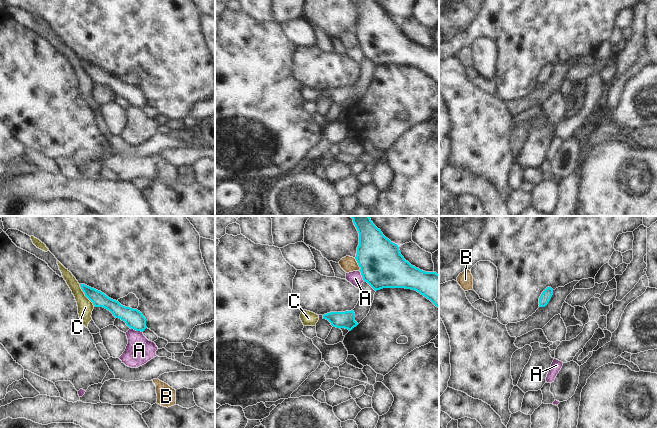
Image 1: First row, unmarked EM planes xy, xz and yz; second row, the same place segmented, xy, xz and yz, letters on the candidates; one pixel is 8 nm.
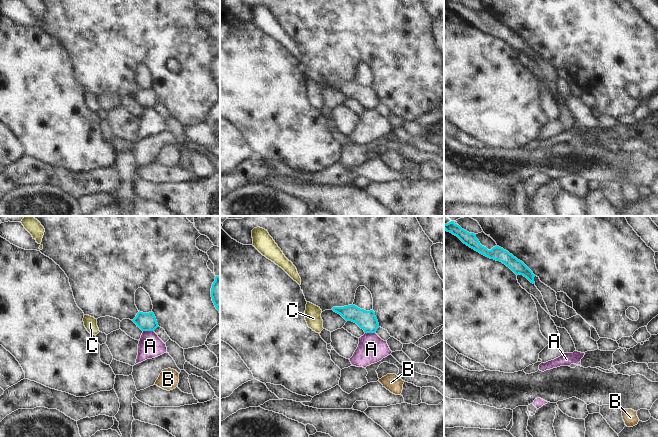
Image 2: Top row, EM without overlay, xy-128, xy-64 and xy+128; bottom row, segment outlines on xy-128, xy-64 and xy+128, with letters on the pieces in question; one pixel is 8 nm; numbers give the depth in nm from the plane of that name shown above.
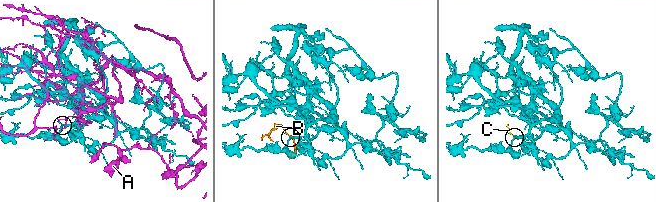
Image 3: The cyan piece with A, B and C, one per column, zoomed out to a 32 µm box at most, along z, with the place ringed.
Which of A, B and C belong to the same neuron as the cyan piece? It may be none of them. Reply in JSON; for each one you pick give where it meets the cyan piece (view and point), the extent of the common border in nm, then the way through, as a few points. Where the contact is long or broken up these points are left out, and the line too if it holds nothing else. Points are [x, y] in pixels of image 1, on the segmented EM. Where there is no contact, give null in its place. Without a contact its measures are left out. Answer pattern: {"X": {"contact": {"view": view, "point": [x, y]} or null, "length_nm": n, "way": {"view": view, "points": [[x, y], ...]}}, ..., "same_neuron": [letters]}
{"same_neuron": []}

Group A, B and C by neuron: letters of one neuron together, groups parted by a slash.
A / B / C

